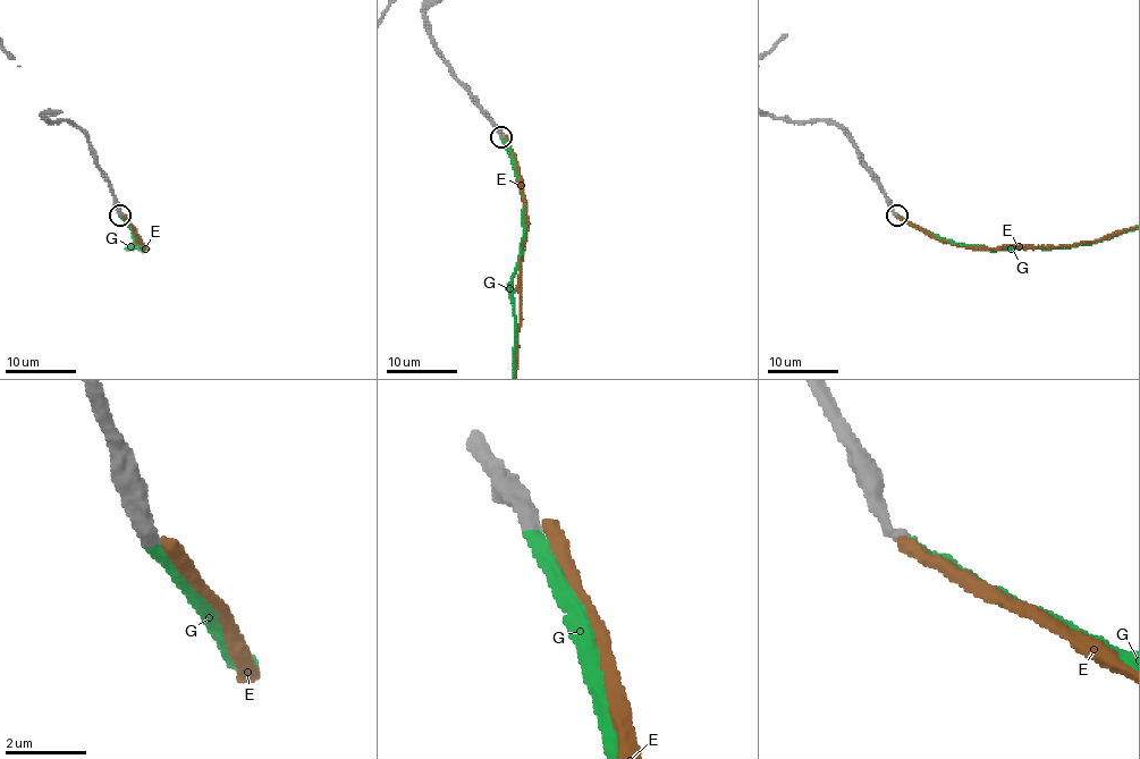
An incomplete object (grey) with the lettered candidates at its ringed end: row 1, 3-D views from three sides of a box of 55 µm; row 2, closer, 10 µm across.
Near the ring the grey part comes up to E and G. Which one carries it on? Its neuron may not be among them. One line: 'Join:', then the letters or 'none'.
Join: G

